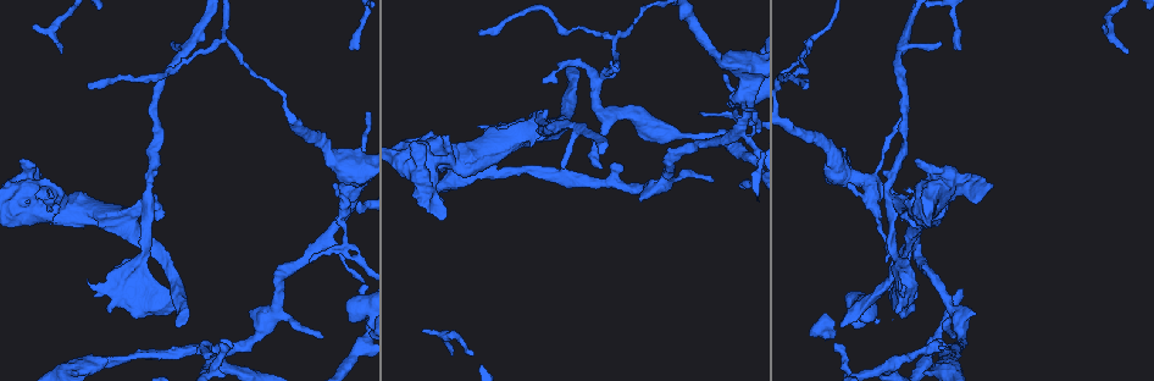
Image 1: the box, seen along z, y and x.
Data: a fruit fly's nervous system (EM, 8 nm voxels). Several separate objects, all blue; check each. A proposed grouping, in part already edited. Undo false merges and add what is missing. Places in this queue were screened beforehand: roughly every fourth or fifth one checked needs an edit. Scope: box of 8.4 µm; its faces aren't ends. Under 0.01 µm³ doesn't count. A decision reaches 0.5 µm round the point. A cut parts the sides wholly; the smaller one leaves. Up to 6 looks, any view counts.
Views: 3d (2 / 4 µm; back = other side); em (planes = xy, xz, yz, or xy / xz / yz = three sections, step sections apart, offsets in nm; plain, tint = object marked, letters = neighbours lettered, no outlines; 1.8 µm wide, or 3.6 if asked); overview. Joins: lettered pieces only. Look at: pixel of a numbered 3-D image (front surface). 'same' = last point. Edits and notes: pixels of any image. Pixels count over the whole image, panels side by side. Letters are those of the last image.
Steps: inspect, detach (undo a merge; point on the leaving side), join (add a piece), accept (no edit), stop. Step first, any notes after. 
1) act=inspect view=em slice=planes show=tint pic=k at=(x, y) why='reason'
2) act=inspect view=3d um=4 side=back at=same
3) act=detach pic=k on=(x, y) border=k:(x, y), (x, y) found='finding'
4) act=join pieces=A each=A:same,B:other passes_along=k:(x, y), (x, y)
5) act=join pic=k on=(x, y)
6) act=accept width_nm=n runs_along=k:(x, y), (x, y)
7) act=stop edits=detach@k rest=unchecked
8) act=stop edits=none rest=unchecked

act=inspect view=em slice=planes show=letters pic=1 at=(742, 92) why='sharp bend'

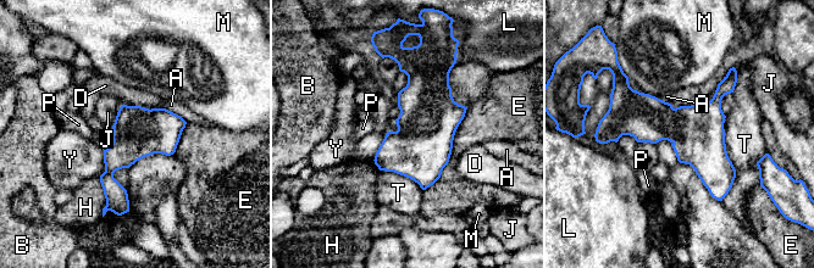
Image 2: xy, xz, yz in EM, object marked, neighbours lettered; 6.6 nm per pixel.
act=accept width_nm=340 each=A:other,B:other,D:other,E:other,H:other,J:other,L:other,M:other,P:other,T:other,Y:other found='all the same cell'

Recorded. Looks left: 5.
act=inspect view=em um=3.6 slice=planes show=letters pic=1 at=(350, 318)

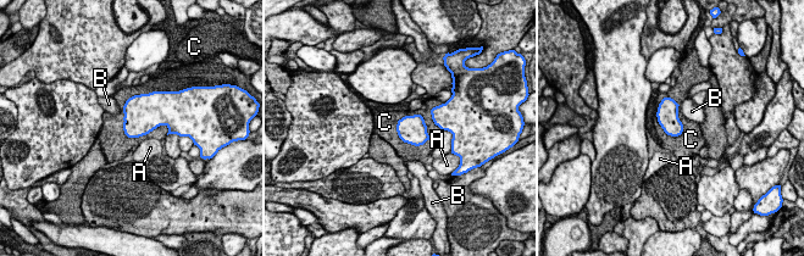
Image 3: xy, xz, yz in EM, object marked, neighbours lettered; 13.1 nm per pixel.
act=accept width_nm=260 each=A:other,B:other,C:other border=3:(395, 124), (404, 142), (422, 145) found='no lettered piece goes on from it'

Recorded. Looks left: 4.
act=inspect view=em um=3.6 slice=xy step=16 show=letters pic=1 at=(449, 158)

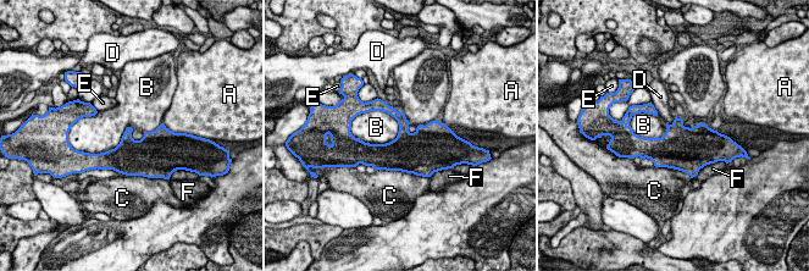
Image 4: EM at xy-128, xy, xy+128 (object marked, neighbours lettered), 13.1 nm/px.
act=accept each=A:other,B:other,C:other,D:other,E:other,F:other found='continuous, no second cell'

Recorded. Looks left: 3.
act=stop edits=none rest=unchecked

